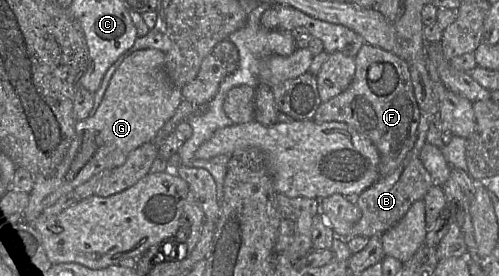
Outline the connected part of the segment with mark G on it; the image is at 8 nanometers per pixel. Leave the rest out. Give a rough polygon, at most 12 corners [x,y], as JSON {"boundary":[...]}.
{"boundary":[[165,53],[125,58],[22,222],[152,142],[182,100]]}

